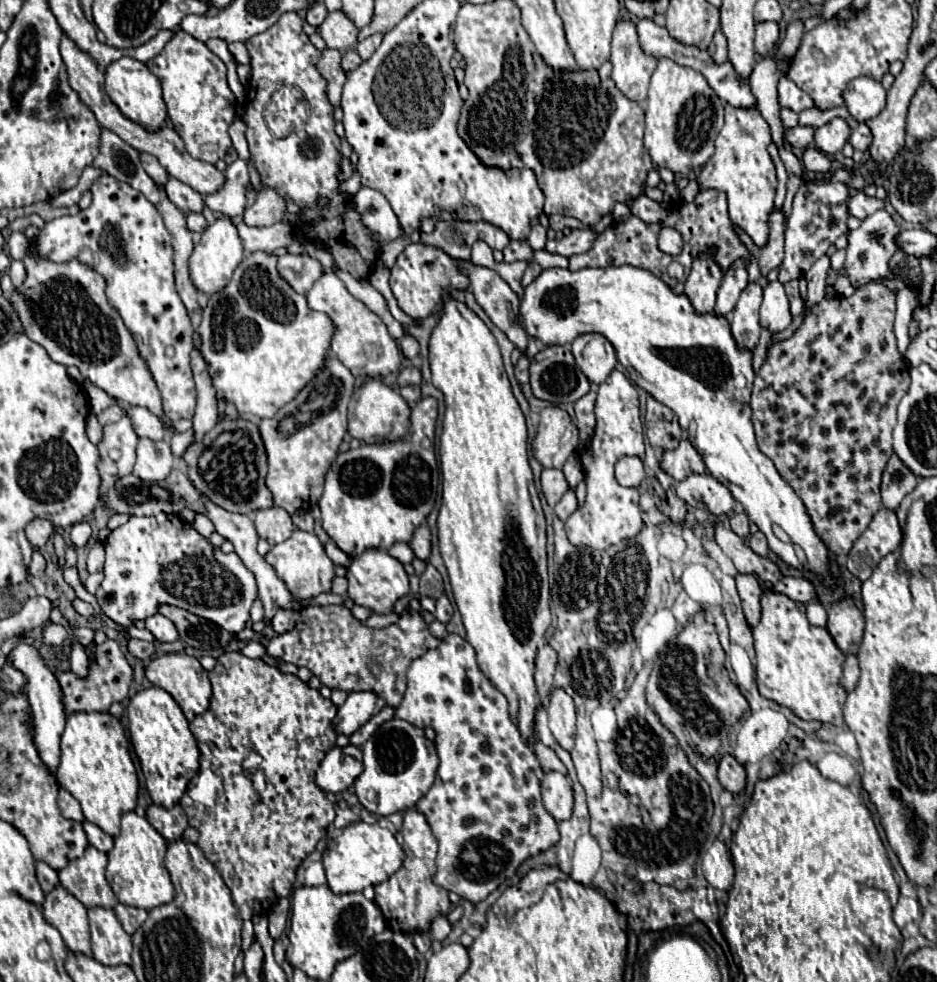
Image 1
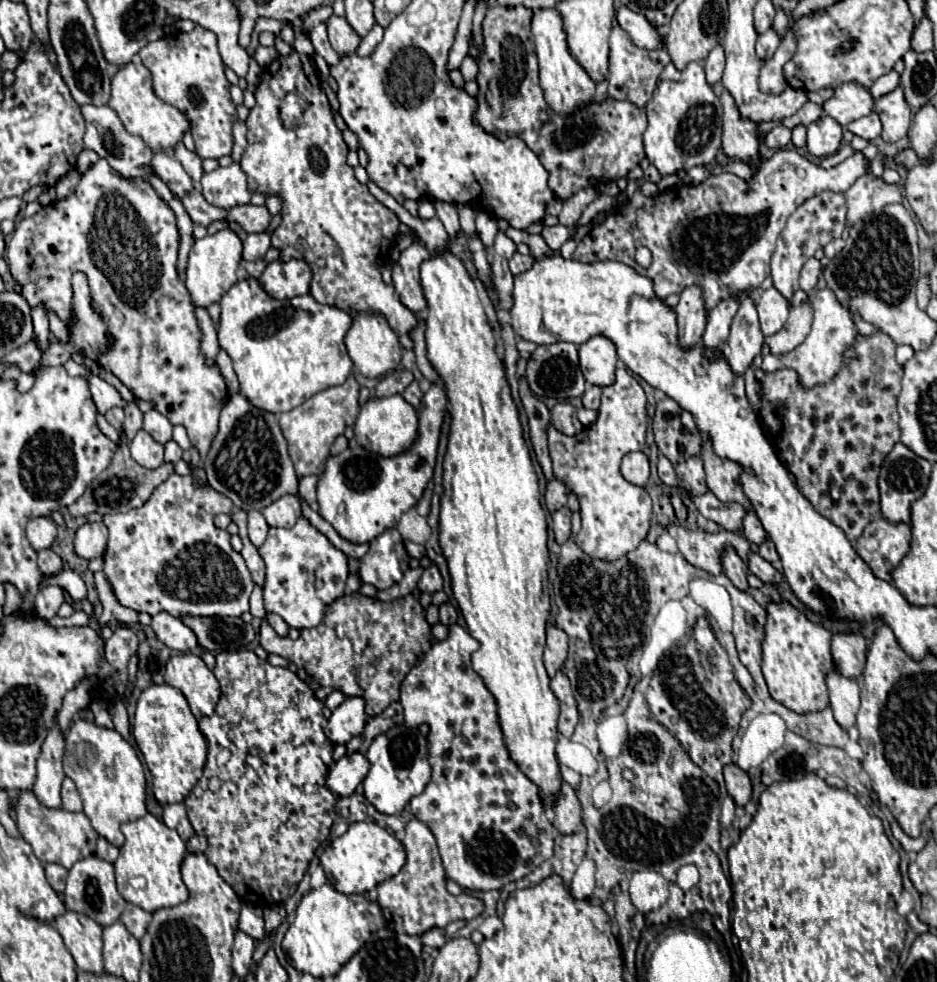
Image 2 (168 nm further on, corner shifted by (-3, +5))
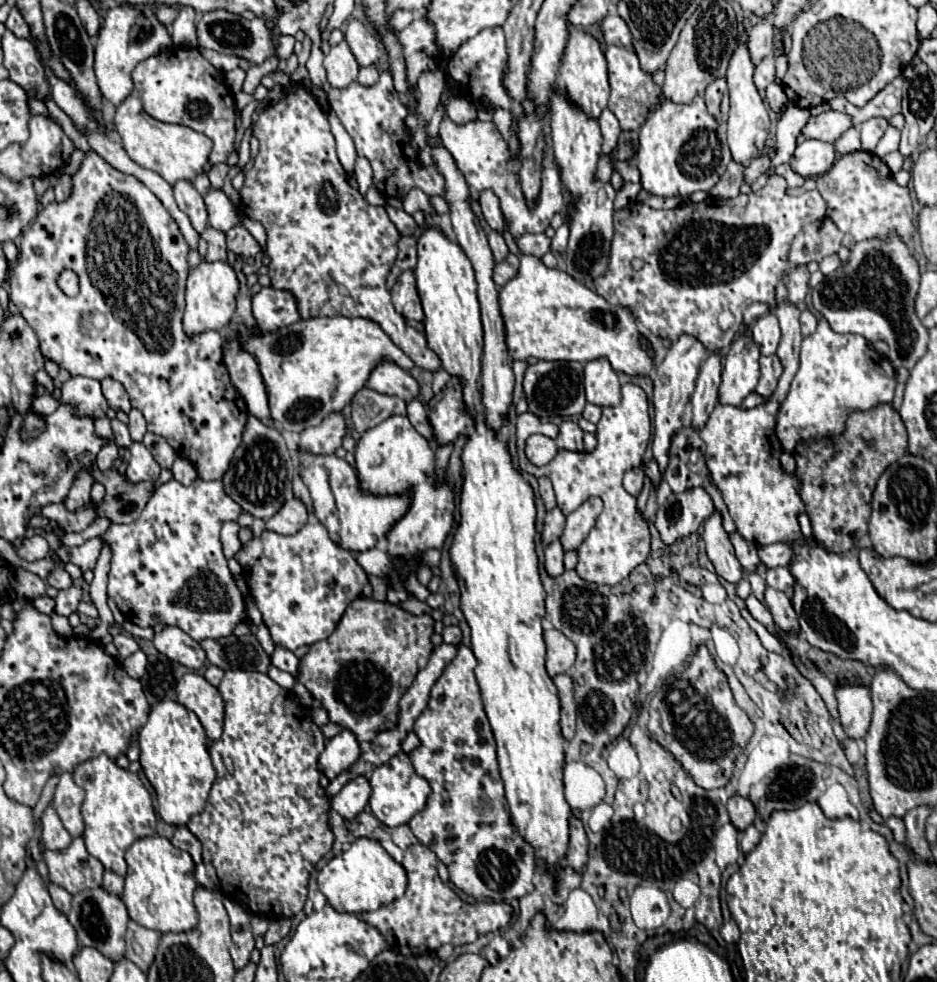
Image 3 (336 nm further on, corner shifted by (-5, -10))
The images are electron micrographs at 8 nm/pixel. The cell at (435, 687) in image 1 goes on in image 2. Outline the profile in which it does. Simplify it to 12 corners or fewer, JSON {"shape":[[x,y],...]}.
{"shape":[[452,624],[402,682],[432,766],[408,812],[448,878],[500,890],[552,856],[538,788]]}

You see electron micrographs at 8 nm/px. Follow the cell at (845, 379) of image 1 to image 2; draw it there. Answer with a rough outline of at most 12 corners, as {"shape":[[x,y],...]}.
{"shape":[[860,336],[832,384],[760,380],[768,442],[852,544],[880,516],[902,366]]}

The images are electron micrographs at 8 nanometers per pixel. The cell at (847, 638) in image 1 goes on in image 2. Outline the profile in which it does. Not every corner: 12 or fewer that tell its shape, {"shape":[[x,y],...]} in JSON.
{"shape":[[834,634],[832,662],[840,676],[860,682],[866,640]]}

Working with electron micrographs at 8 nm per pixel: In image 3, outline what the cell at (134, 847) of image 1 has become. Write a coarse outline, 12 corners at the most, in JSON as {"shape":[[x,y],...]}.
{"shape":[[166,837],[126,849],[122,901],[158,933],[190,931],[194,861]]}

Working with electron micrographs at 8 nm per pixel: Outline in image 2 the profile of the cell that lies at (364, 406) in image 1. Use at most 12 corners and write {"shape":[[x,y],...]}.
{"shape":[[400,394],[370,398],[354,424],[358,444],[384,458],[418,436]]}

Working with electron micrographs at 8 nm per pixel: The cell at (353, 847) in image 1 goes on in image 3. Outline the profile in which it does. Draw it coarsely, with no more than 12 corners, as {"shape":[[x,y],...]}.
{"shape":[[360,837],[318,873],[336,911],[398,899],[406,871]]}

